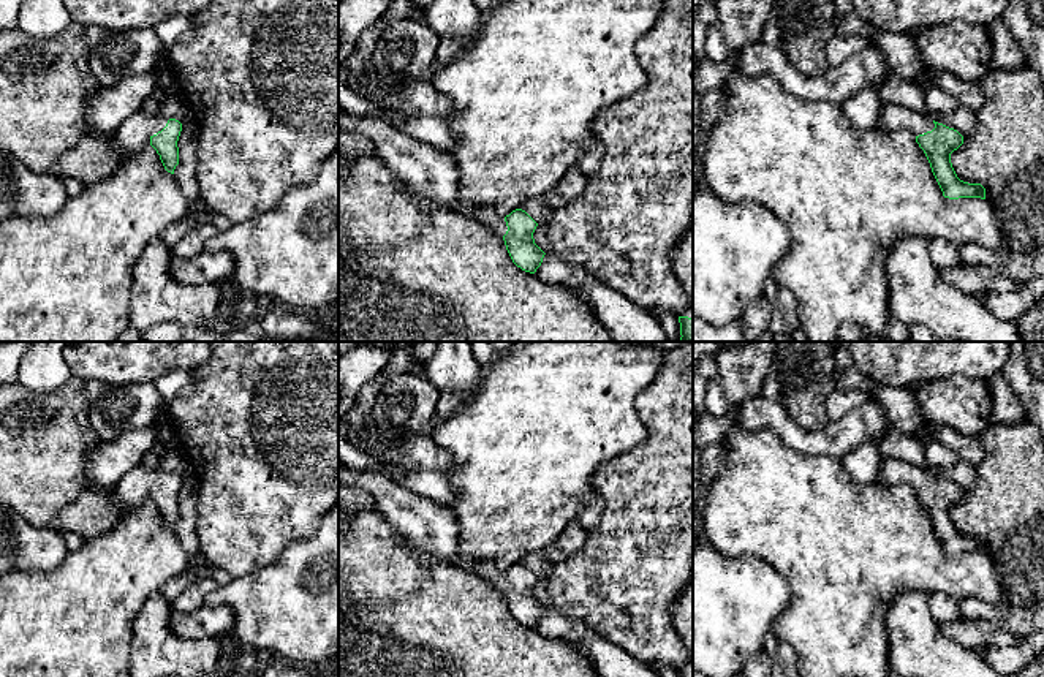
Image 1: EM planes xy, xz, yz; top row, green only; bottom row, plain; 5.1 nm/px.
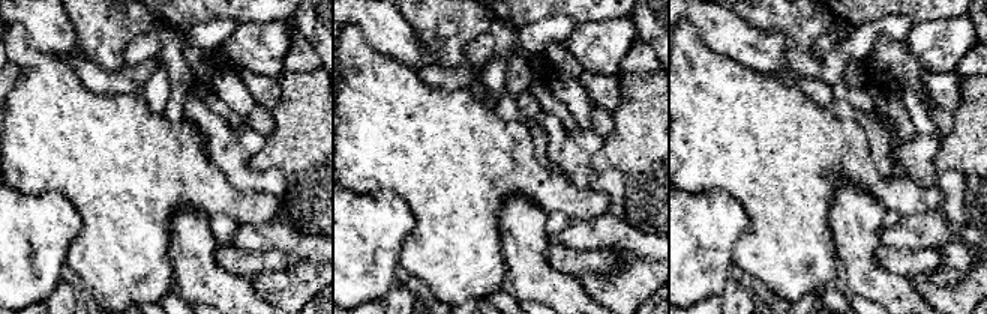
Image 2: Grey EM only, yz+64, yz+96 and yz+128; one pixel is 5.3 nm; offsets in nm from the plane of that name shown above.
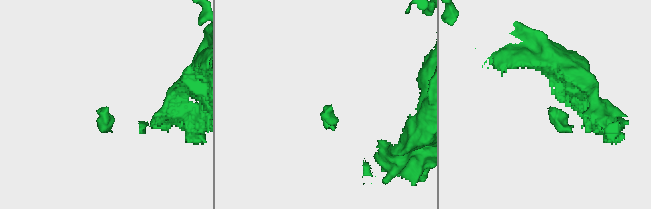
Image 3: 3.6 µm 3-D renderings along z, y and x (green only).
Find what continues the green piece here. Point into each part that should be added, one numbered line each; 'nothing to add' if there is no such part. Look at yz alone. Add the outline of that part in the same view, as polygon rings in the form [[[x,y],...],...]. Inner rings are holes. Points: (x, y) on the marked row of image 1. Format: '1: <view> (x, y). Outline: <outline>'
1: yz (894, 117). Outline: [[[889,104],[883,108],[878,127],[889,131],[906,130],[913,136],[919,136],[932,131],[935,123],[925,114],[919,114],[898,104]]]

